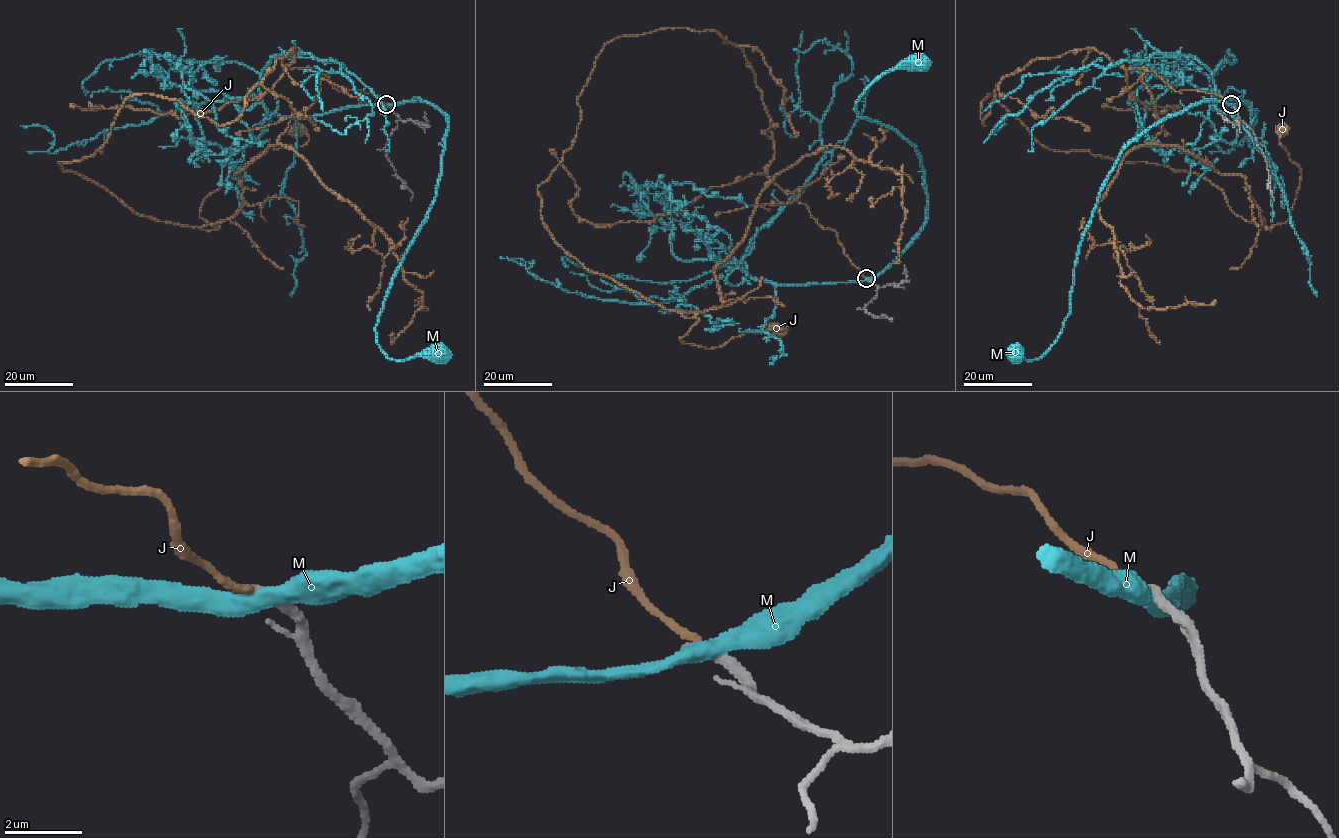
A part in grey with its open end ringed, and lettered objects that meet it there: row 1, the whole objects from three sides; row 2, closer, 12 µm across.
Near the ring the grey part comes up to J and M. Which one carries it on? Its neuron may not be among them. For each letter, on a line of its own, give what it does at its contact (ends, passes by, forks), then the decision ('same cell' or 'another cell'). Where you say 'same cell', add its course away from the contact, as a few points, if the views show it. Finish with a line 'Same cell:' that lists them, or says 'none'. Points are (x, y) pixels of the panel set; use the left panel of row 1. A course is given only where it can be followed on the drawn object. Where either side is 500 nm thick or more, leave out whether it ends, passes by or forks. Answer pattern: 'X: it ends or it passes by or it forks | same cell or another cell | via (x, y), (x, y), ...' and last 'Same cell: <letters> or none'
J: it ends | another cell
M: it passes by | another cell
Same cell: none

